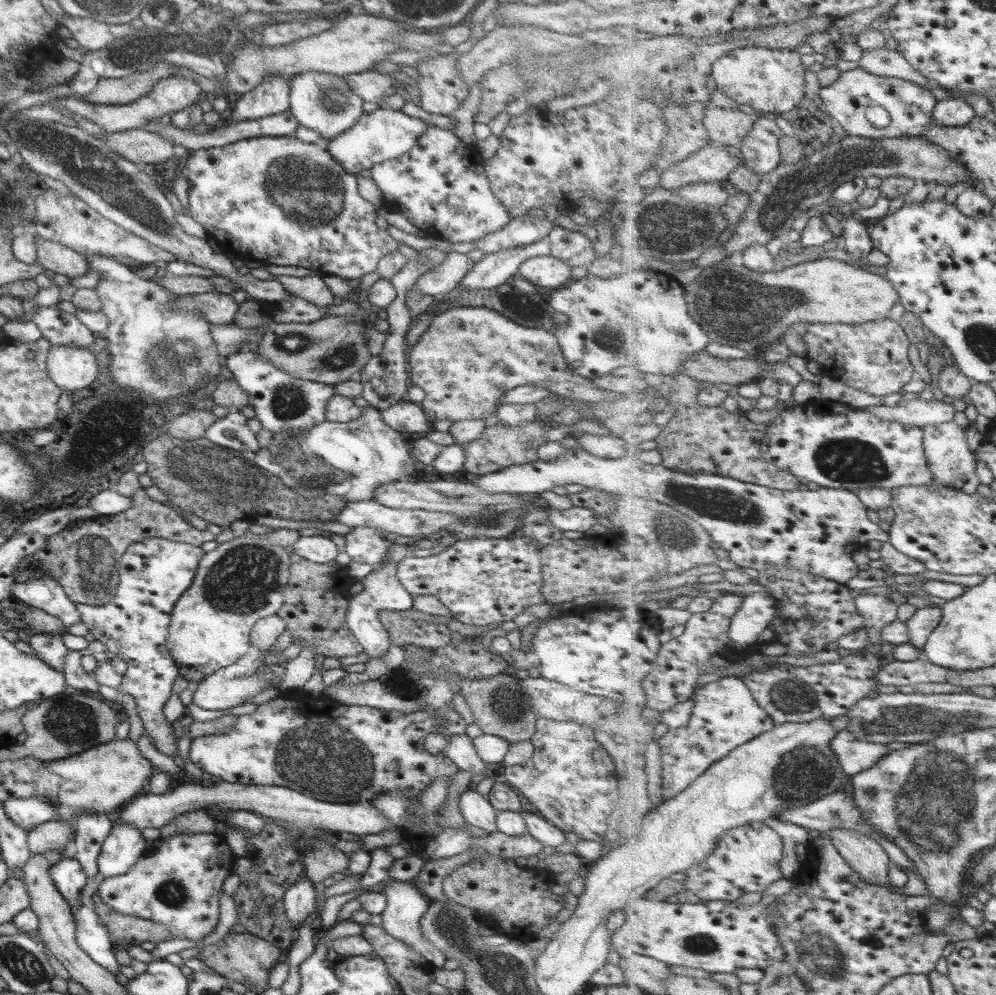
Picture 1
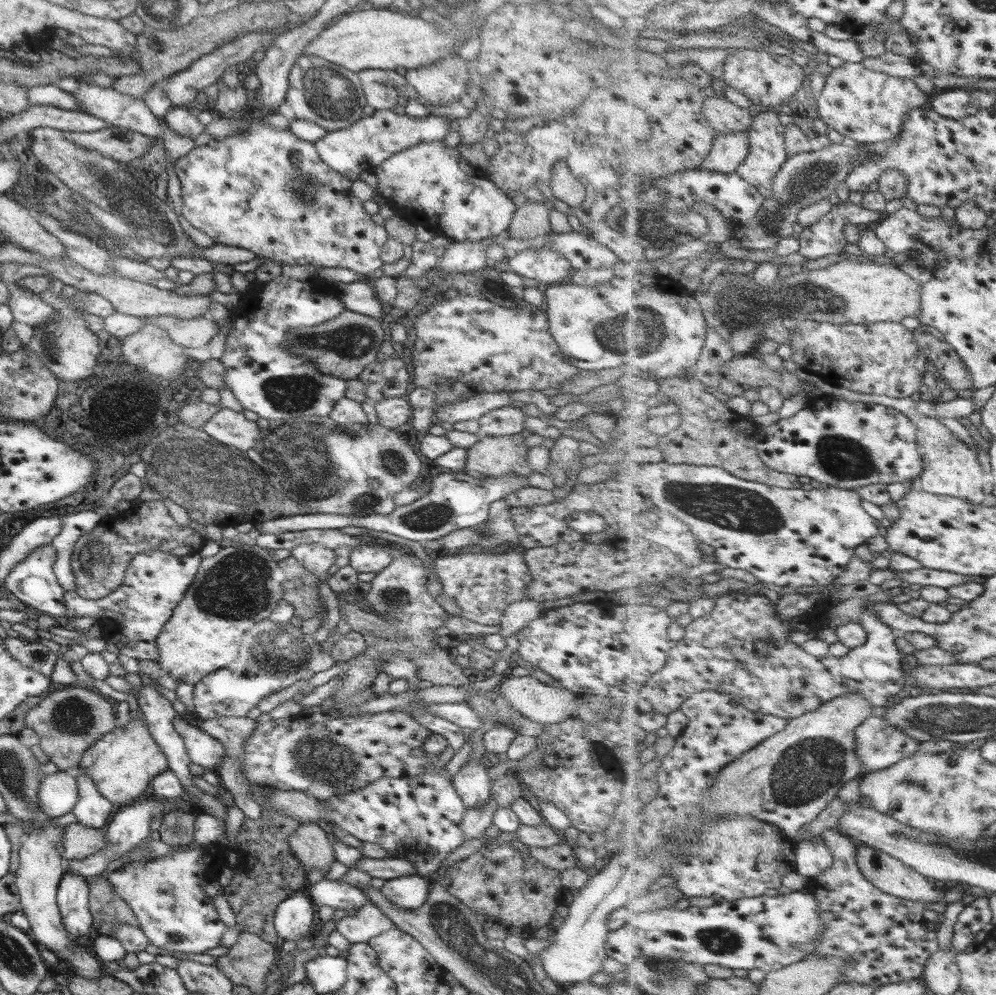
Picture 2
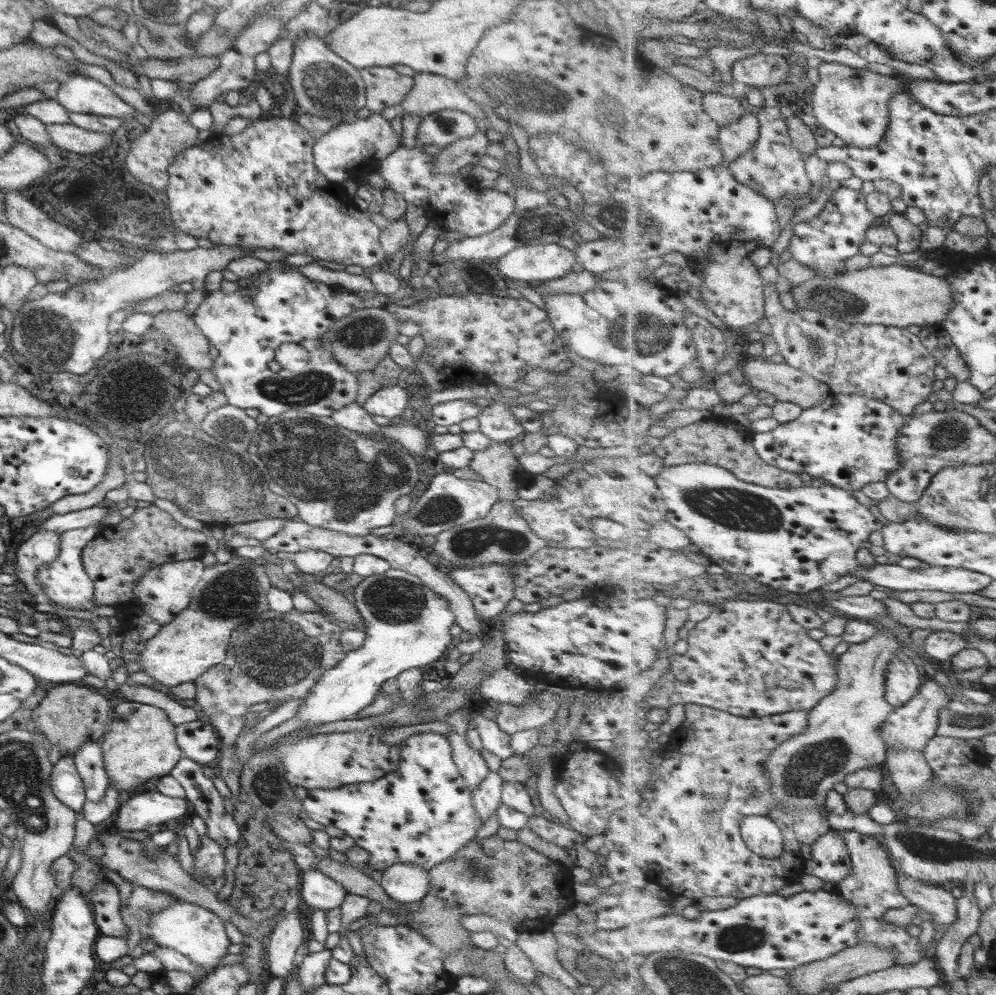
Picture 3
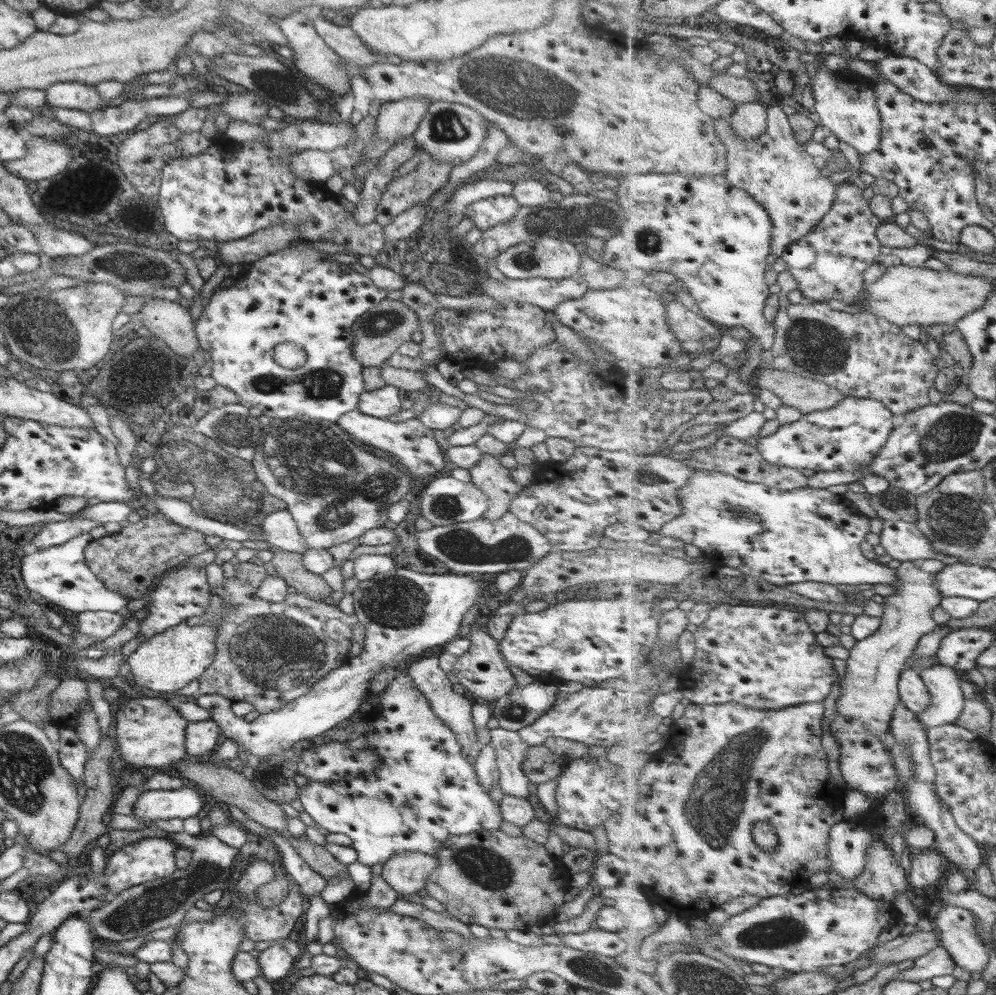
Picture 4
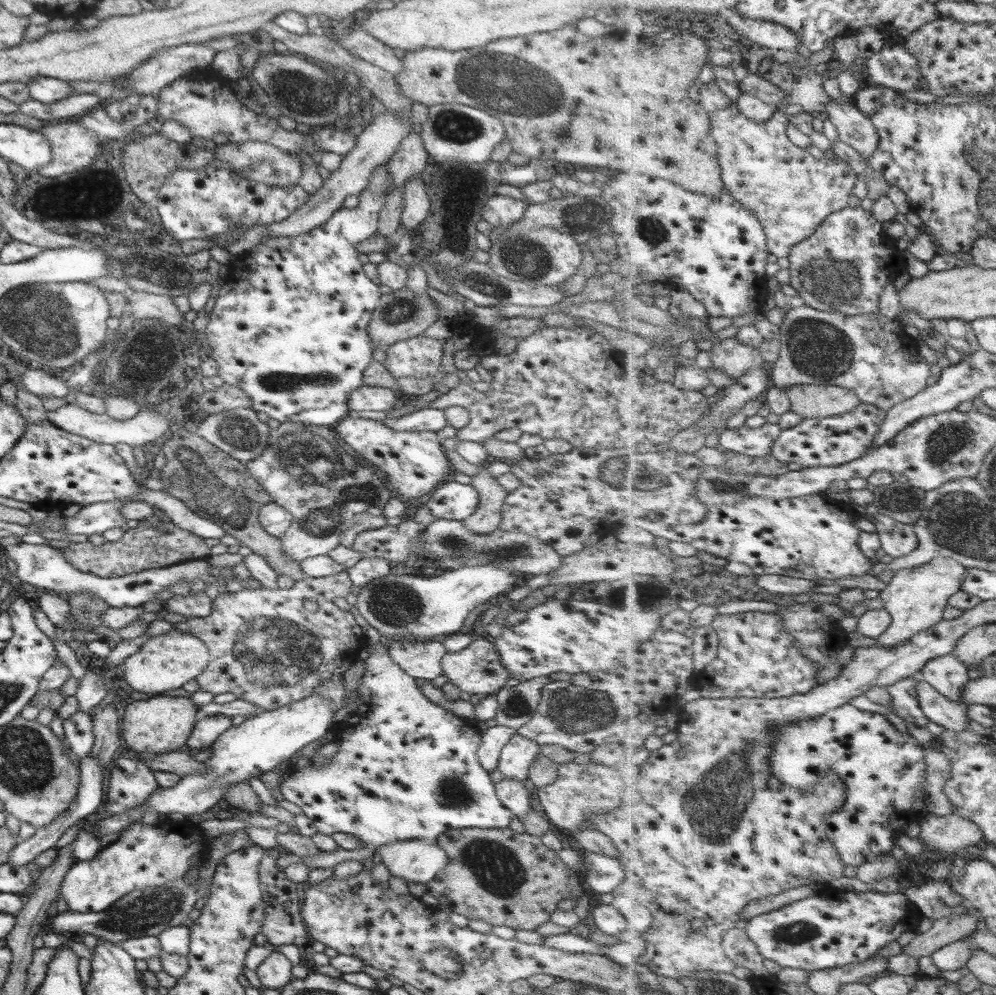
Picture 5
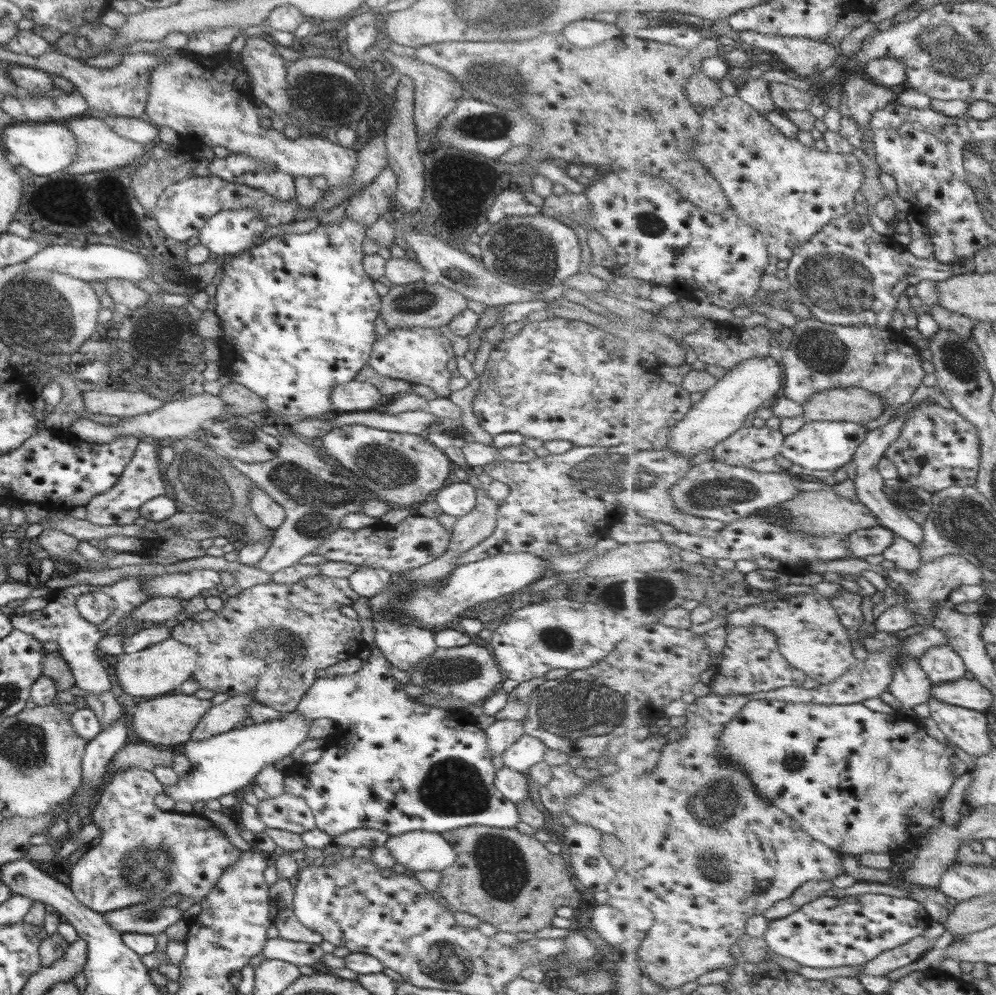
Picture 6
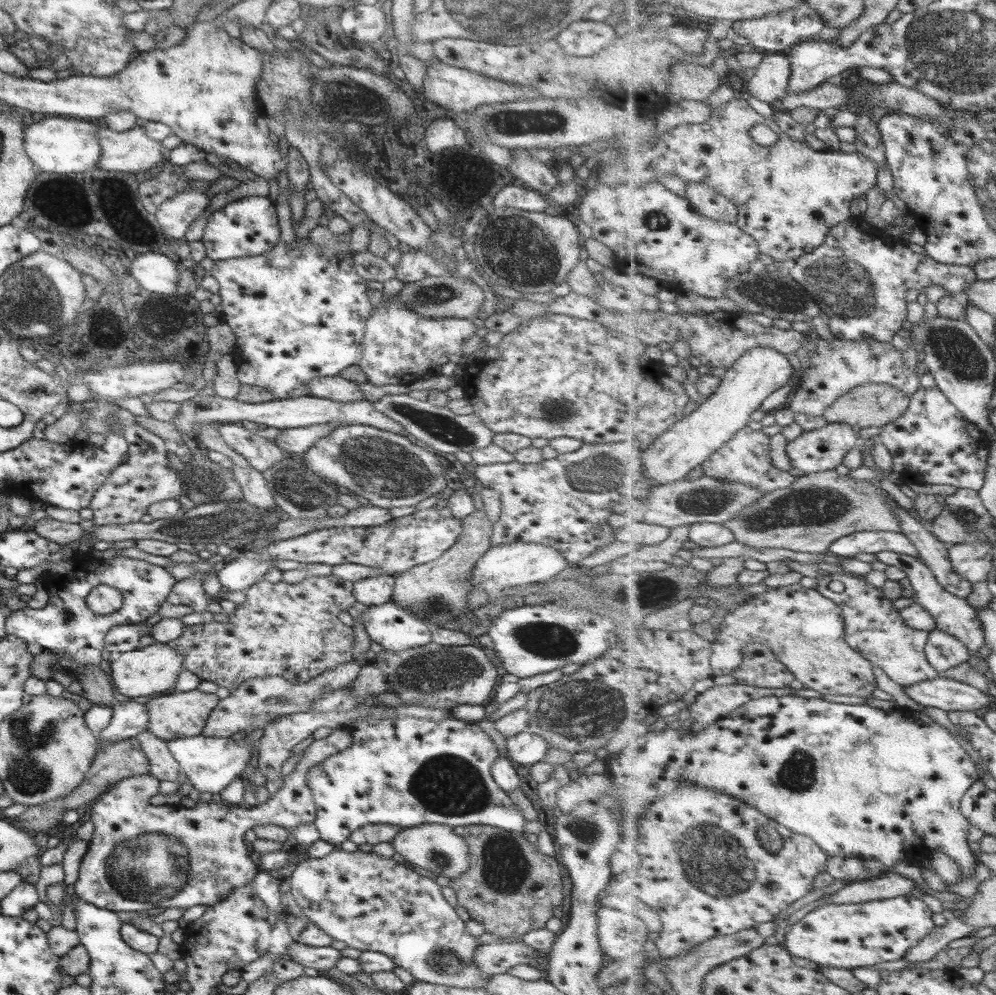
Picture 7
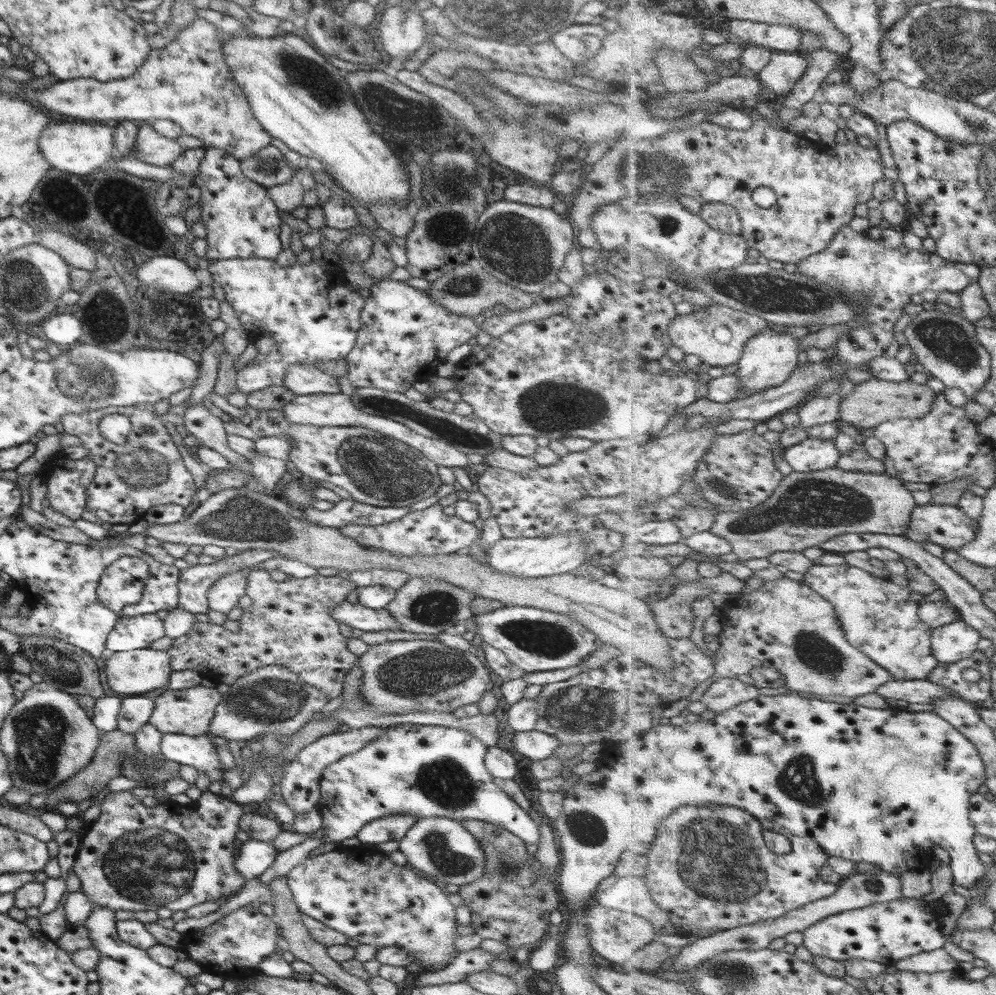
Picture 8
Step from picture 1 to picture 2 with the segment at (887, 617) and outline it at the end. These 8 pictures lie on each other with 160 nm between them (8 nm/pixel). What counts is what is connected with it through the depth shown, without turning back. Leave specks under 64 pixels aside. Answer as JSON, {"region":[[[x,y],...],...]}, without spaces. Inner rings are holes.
{"region":[[[733,592],[731,596],[721,596],[719,600],[716,598],[715,608],[707,614],[707,616],[693,619],[687,625],[684,637],[675,642],[674,647],[670,651],[668,662],[665,663],[665,667],[661,669],[660,672],[657,672],[656,675],[651,676],[651,679],[646,683],[646,686],[641,689],[639,696],[642,702],[642,707],[646,707],[648,710],[657,712],[665,717],[669,717],[671,713],[680,710],[681,706],[689,700],[691,696],[697,695],[697,693],[703,691],[717,691],[719,693],[727,693],[727,695],[731,695],[733,699],[739,701],[739,705],[755,713],[771,714],[779,716],[785,720],[790,720],[797,719],[799,716],[805,715],[807,712],[816,711],[817,708],[820,708],[822,703],[829,702],[830,699],[835,700],[839,698],[839,696],[845,696],[845,694],[851,694],[851,692],[853,692],[853,694],[863,696],[863,698],[871,704],[871,707],[875,707],[875,714],[877,714],[877,716],[879,716],[879,714],[882,714],[883,716],[887,711],[889,711],[889,709],[891,709],[894,700],[897,700],[901,695],[904,695],[907,670],[903,669],[903,656],[901,656],[901,651],[897,650],[897,646],[895,646],[895,637],[898,633],[888,624],[885,624],[880,615],[876,614],[876,612],[872,612],[872,610],[862,610],[858,621],[861,622],[865,627],[865,630],[868,632],[867,642],[863,644],[863,646],[850,649],[846,655],[839,658],[829,654],[824,657],[817,657],[805,652],[800,645],[791,642],[787,638],[787,636],[790,636],[791,631],[783,626],[783,619],[778,615],[774,602],[771,602],[767,596],[758,594],[757,596],[755,596],[755,594],[749,596],[749,594],[741,594],[741,592]]]}

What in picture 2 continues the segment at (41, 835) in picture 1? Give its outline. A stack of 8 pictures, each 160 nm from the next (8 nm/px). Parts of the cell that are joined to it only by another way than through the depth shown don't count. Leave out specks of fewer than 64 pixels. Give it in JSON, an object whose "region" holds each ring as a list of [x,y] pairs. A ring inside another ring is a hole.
{"region":[[[74,823],[62,828],[63,838],[58,844],[60,857],[67,860],[83,860],[106,848],[106,836],[101,829],[92,829]]]}

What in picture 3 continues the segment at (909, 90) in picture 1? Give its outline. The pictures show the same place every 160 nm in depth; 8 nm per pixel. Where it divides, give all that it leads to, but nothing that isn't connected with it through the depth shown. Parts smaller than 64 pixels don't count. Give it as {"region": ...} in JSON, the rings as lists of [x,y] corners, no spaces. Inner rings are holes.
{"region":[[[821,62],[820,79],[815,84],[814,111],[827,130],[840,137],[845,144],[859,148],[875,148],[888,133],[890,112],[888,102],[899,91],[909,92],[908,81],[901,74],[863,68],[851,68],[845,64]]]}

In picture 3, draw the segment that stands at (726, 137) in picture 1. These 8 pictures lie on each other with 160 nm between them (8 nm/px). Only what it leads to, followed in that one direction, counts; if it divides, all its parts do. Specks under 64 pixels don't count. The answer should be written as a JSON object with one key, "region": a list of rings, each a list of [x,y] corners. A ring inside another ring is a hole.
{"region":[[[716,92],[704,93],[704,109],[721,127],[739,120],[750,108],[745,108],[743,99]]]}

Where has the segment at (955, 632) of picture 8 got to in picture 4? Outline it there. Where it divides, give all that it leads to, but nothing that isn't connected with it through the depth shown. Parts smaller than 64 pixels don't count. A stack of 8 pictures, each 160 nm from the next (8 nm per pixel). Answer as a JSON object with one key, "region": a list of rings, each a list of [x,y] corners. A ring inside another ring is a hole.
{"region":[[[940,662],[920,672],[931,694],[931,703],[925,713],[917,718],[924,724],[925,730],[946,724],[955,724],[965,709],[965,694],[959,680],[960,672],[943,666]]]}

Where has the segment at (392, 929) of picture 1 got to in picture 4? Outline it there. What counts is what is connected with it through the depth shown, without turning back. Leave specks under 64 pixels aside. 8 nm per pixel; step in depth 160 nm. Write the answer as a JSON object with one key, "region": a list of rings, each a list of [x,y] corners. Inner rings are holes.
{"region":[[[403,851],[390,856],[383,863],[380,875],[397,894],[413,894],[424,888],[425,881],[436,864],[436,856]]]}

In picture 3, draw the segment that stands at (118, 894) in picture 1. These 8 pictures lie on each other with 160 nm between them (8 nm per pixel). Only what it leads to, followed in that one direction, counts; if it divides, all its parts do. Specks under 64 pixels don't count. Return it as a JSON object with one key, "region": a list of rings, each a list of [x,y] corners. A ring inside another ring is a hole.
{"region":[[[174,899],[172,904],[154,914],[144,931],[152,936],[152,941],[157,946],[175,950],[196,966],[200,966],[207,975],[218,967],[219,960],[226,954],[226,947],[230,945],[225,935],[223,920],[205,908],[183,899]]]}

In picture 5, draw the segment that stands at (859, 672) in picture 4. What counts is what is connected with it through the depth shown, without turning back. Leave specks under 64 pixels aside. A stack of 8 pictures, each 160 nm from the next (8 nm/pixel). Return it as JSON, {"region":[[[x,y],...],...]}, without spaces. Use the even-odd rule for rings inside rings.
{"region":[[[944,556],[937,557],[923,566],[904,568],[895,572],[887,588],[879,592],[893,622],[885,634],[877,639],[875,645],[885,648],[896,647],[917,633],[928,631],[939,624],[944,619],[944,610],[949,605],[949,599],[964,587],[966,574],[968,568],[961,564],[961,561]]]}

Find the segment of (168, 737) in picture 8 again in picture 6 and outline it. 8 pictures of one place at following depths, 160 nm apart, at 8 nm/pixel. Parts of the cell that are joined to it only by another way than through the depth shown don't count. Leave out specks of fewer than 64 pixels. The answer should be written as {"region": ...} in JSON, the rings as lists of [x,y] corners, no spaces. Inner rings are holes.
{"region":[[[299,713],[281,714],[281,717],[263,724],[237,727],[233,731],[217,734],[207,740],[189,740],[181,746],[181,755],[189,760],[189,769],[178,777],[175,785],[163,787],[163,793],[173,802],[195,804],[199,801],[217,800],[220,796],[247,787],[266,764],[289,754],[307,739],[310,722]]]}

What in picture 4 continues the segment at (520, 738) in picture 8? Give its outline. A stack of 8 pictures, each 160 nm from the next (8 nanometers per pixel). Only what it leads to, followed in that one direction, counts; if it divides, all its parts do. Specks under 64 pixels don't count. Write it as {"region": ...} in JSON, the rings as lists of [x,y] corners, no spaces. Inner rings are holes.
{"region":[[[493,728],[489,730],[491,748],[495,750],[498,768],[498,785],[504,794],[528,799],[528,778],[523,774],[523,762],[527,744],[521,742],[516,731]]]}

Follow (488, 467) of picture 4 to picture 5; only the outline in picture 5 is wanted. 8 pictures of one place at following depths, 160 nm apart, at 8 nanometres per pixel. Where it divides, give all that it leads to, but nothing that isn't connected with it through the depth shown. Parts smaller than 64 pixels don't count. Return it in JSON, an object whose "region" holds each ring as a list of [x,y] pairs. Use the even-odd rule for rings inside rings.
{"region":[[[482,468],[471,477],[470,486],[476,490],[478,501],[474,513],[460,523],[473,534],[489,534],[498,528],[500,510],[508,493]]]}

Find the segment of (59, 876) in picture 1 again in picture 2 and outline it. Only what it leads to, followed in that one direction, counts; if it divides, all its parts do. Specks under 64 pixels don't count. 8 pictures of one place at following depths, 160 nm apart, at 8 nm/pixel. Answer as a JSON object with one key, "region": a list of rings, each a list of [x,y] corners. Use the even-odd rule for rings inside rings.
{"region":[[[65,871],[56,890],[56,905],[65,932],[75,940],[82,936],[84,941],[93,931],[86,879]]]}

